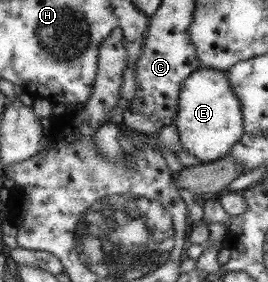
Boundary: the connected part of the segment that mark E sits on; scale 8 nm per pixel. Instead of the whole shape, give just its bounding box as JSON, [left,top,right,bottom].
[172,67,243,163]

